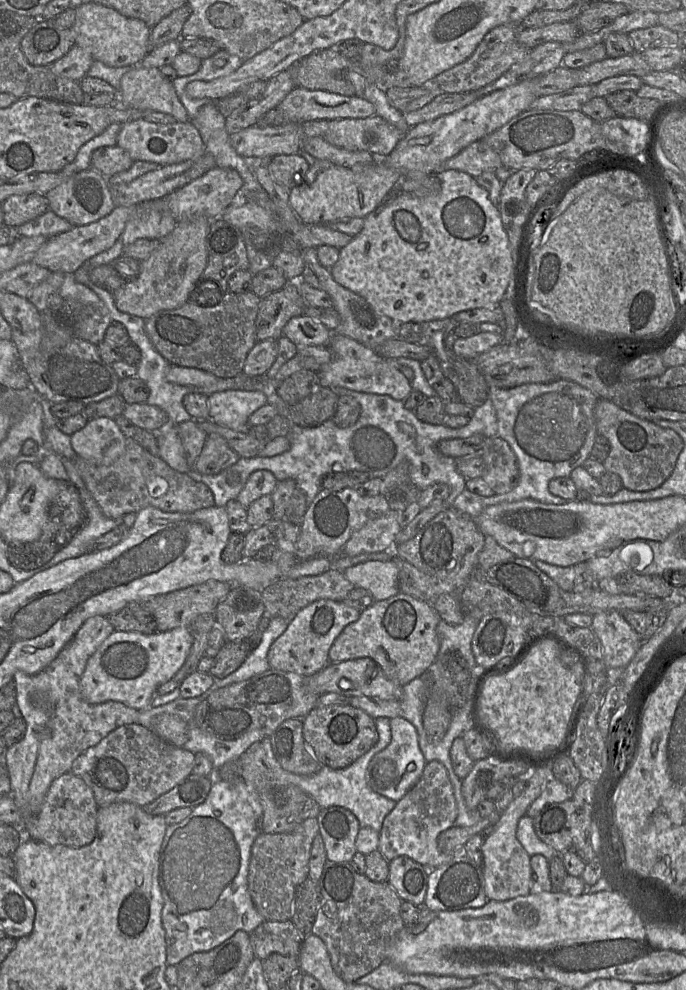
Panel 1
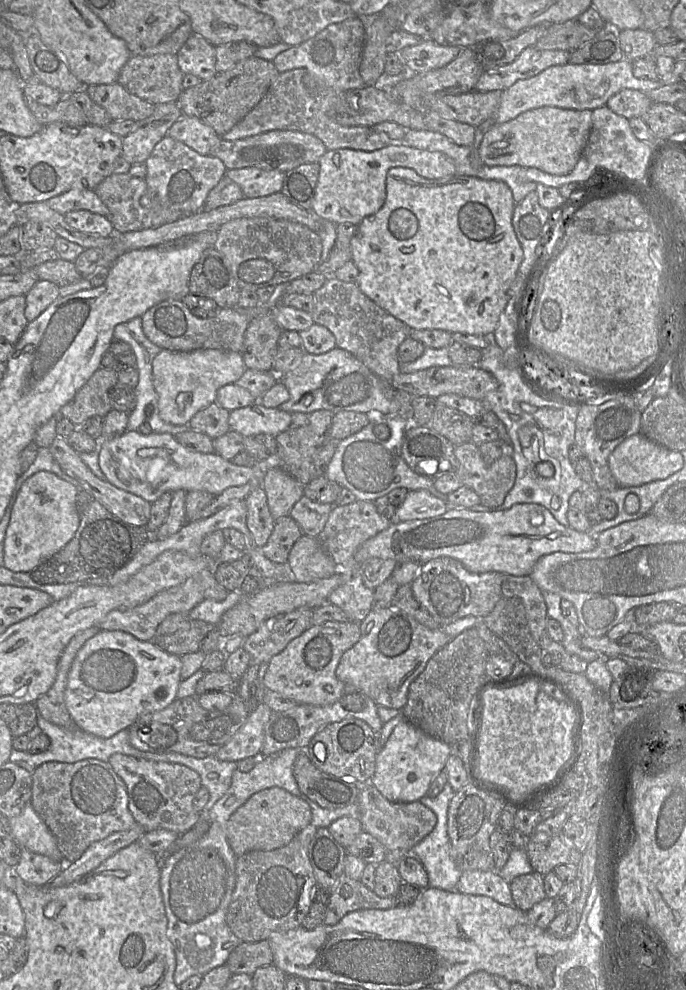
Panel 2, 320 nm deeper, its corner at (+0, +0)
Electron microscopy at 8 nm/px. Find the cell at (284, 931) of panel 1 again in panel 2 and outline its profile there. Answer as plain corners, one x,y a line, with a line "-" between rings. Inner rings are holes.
268,939
242,942
229,955
225,963
232,974
249,974
273,964
273,952

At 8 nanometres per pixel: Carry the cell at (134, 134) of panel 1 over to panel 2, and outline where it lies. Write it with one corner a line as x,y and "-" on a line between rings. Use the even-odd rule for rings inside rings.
168,135
155,145
152,153
145,161
145,164
147,167
145,176
147,192
140,199
141,205
145,208
178,210
186,216
203,209
208,193
220,182
227,171
225,164
219,158
200,155
186,144

